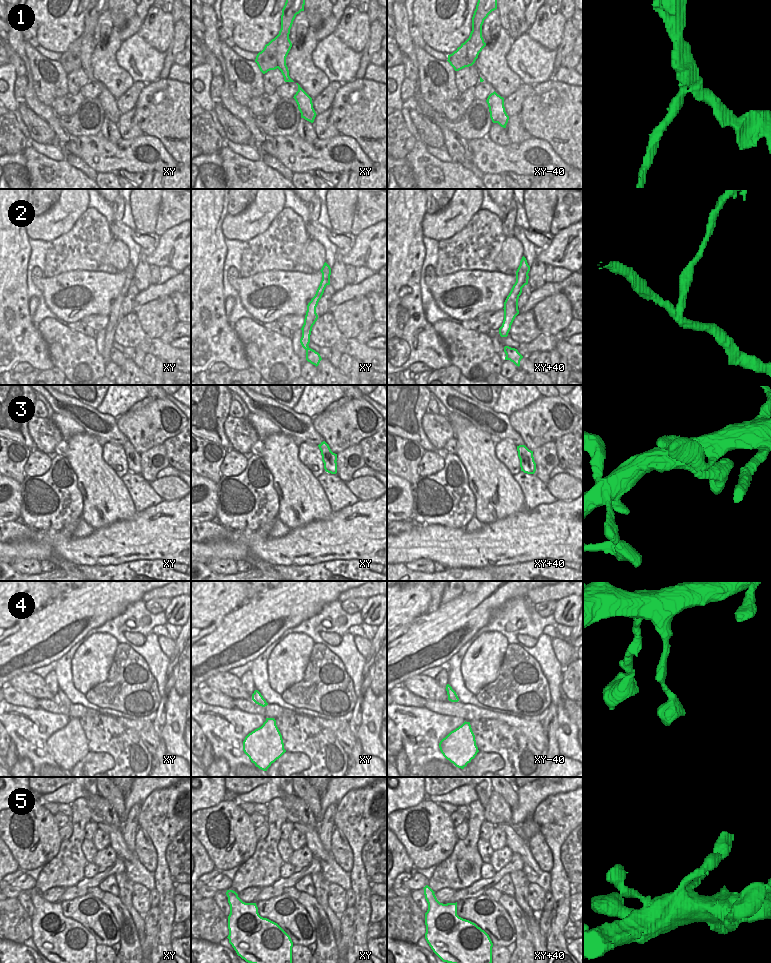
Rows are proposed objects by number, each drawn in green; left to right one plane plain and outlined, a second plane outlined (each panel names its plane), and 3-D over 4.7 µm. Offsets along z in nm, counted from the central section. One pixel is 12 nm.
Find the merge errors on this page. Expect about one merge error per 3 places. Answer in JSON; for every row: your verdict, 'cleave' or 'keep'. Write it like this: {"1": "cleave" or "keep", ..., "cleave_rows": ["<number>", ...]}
{"1": "cleave", "2": "cleave", "3": "keep", "4": "keep", "5": "keep", "cleave_rows": ["1", "2"]}

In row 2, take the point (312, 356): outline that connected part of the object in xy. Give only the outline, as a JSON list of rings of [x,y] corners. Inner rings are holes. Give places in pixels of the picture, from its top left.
[[[302,326],[301,330],[302,337],[300,339],[300,343],[302,347],[306,350],[306,360],[317,367],[322,358],[318,352],[308,346],[310,343],[312,327]]]

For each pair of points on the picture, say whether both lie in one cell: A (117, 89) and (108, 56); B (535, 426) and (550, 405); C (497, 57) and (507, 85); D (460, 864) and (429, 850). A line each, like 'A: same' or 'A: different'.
A: same
B: same
C: same
D: different

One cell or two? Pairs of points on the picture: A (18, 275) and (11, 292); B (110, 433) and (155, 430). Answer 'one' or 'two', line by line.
A: one
B: two

